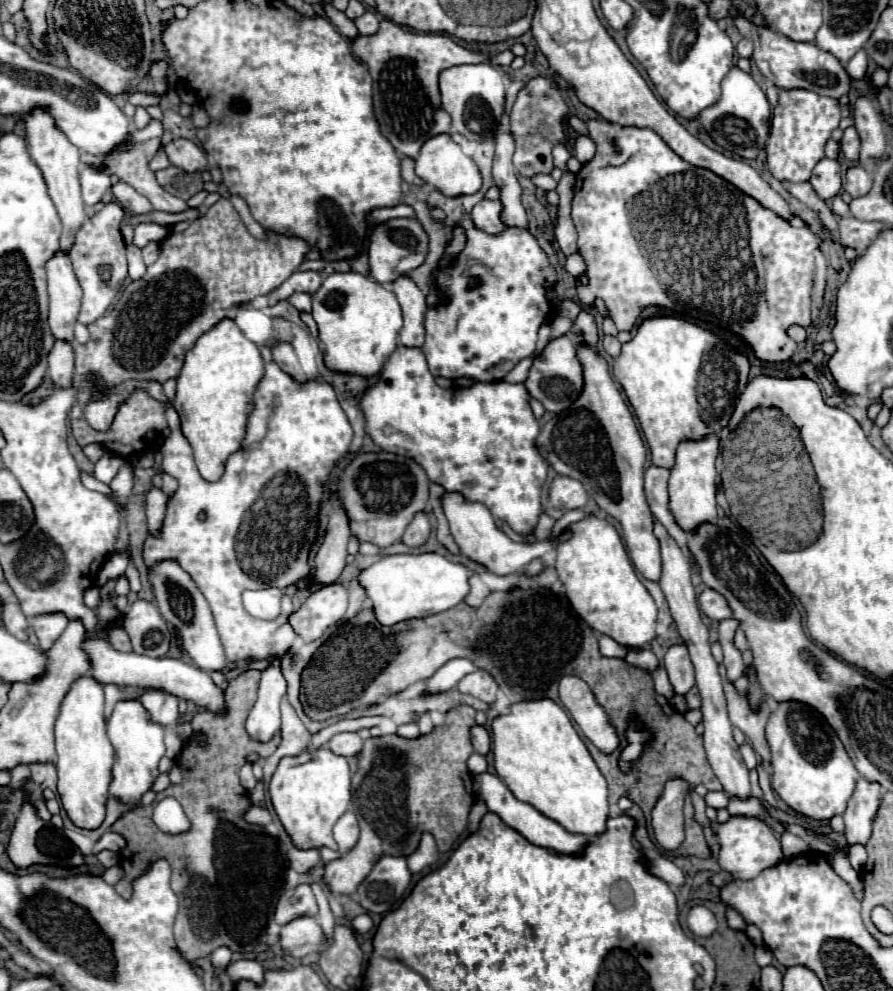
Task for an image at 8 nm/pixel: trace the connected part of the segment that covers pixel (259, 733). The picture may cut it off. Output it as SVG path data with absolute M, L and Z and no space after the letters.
M274 662L262 672L258 700L246 720L246 732L252 740L268 742L280 728L280 700L286 694L286 680L280 672L280 664Z

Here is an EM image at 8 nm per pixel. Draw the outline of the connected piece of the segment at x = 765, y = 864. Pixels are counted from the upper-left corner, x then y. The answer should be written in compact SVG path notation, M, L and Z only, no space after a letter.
M732 816L726 824L720 824L720 826L714 824L714 830L716 830L718 842L720 842L718 864L732 878L738 878L738 880L756 878L756 874L760 874L760 870L770 868L784 858L782 850L780 850L780 842L772 834L772 830L764 822L760 822L758 818Z

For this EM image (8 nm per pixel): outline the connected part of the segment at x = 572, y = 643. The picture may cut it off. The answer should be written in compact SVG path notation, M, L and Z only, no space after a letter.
M516 588L512 592L492 592L480 608L470 608L462 602L448 612L398 622L396 626L380 626L372 608L366 608L356 618L344 622L324 642L324 648L320 646L316 650L302 672L300 702L310 720L344 716L356 708L374 704L382 696L428 680L452 658L468 658L476 662L478 668L488 670L510 702L552 698L560 704L558 680L574 674L590 686L596 702L606 710L610 724L616 728L616 734L624 734L622 730L626 730L630 714L638 714L654 732L654 740L628 774L620 772L616 752L604 754L584 738L594 762L608 780L612 814L616 814L620 796L626 796L638 804L646 820L650 820L650 812L670 778L686 780L690 790L698 784L708 786L708 782L718 782L706 760L702 736L698 736L694 726L686 722L666 698L654 692L650 672L618 658L604 658L598 652L594 630L576 616L564 596L556 596L550 590Z

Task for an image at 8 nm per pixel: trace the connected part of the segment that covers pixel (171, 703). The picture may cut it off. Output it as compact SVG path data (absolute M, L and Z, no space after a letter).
M148 690L140 696L140 704L150 714L152 722L160 726L172 726L178 722L178 698L172 694L164 694L160 690Z

